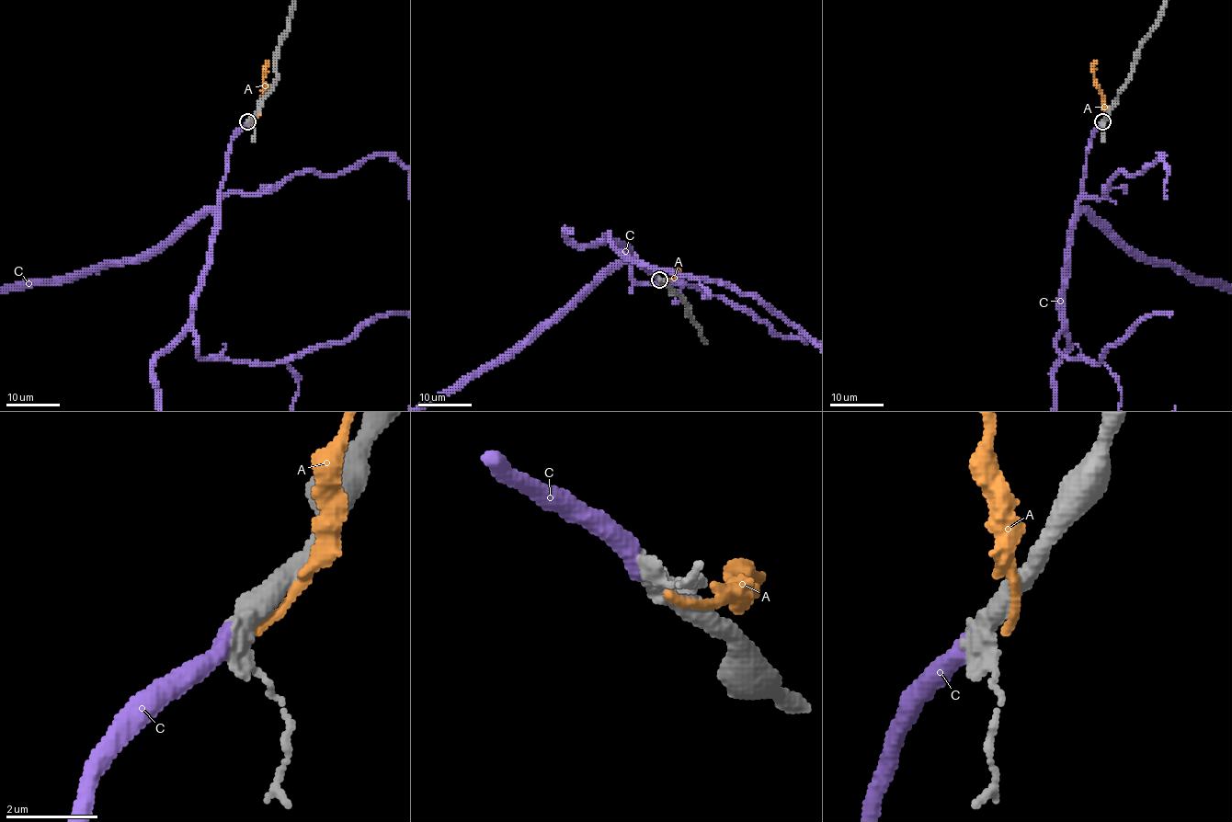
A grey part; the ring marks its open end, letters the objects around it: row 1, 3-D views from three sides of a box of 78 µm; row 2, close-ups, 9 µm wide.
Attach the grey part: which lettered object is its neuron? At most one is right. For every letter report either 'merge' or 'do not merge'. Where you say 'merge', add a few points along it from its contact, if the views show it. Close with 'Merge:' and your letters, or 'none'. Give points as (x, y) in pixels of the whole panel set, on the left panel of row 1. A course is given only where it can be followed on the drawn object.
A: do not merge
C: merge
Merge: C

